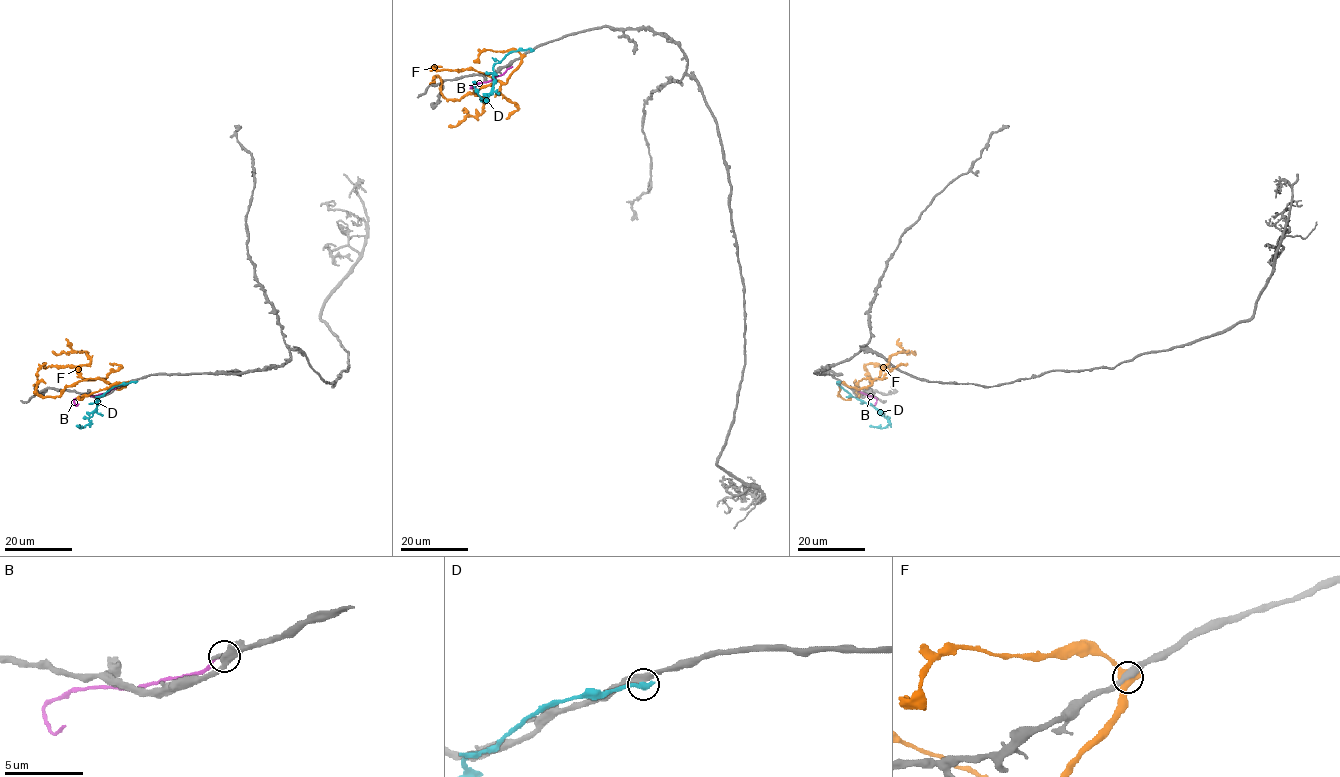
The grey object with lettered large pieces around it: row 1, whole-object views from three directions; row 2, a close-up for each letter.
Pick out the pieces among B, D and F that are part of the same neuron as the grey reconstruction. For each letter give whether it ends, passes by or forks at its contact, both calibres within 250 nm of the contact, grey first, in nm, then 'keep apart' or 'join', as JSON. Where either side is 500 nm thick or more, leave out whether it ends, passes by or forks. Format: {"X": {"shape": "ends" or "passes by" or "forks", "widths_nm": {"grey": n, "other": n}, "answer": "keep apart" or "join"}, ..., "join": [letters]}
{"B": {"shape": "ends", "widths_nm": {"grey": 340, "other": 300}, "answer": "keep apart"}, "D": {"widths_nm": {"grey": 400, "other": 500}, "answer": "keep apart"}, "F": {"widths_nm": {"grey": 400, "other": 500}, "answer": "keep apart"}, "join": []}

